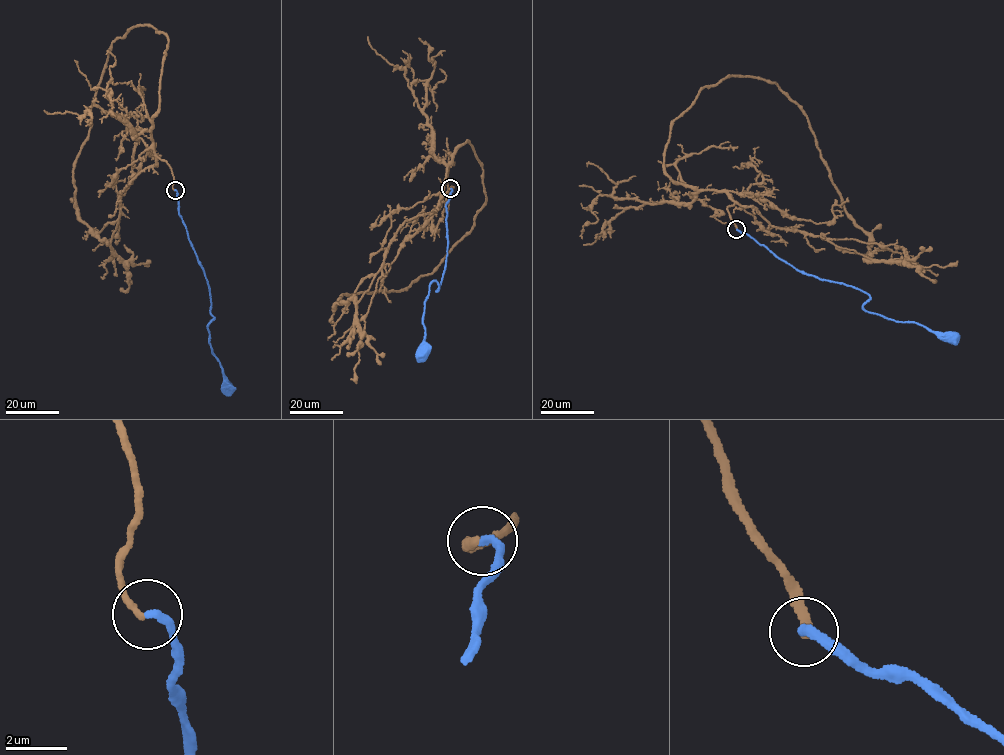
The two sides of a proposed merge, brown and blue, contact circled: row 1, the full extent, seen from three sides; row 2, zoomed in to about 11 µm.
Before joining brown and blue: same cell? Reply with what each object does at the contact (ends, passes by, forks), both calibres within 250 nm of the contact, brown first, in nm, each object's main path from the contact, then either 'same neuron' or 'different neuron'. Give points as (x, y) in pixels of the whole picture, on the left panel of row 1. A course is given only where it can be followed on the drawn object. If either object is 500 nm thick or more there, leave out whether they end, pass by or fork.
brown ends there; blue ends there; 240 nm thick on the brown side, 280 nm on the other; brown runs (174, 190), (172, 172), (157, 155), (149, 129), (160, 104), (167, 37), (146, 25), (113, 40), (98, 84); blue runs (174, 190), (179, 214), (209, 289), (214, 318), (207, 327), (209, 341), (228, 387); same neuron

